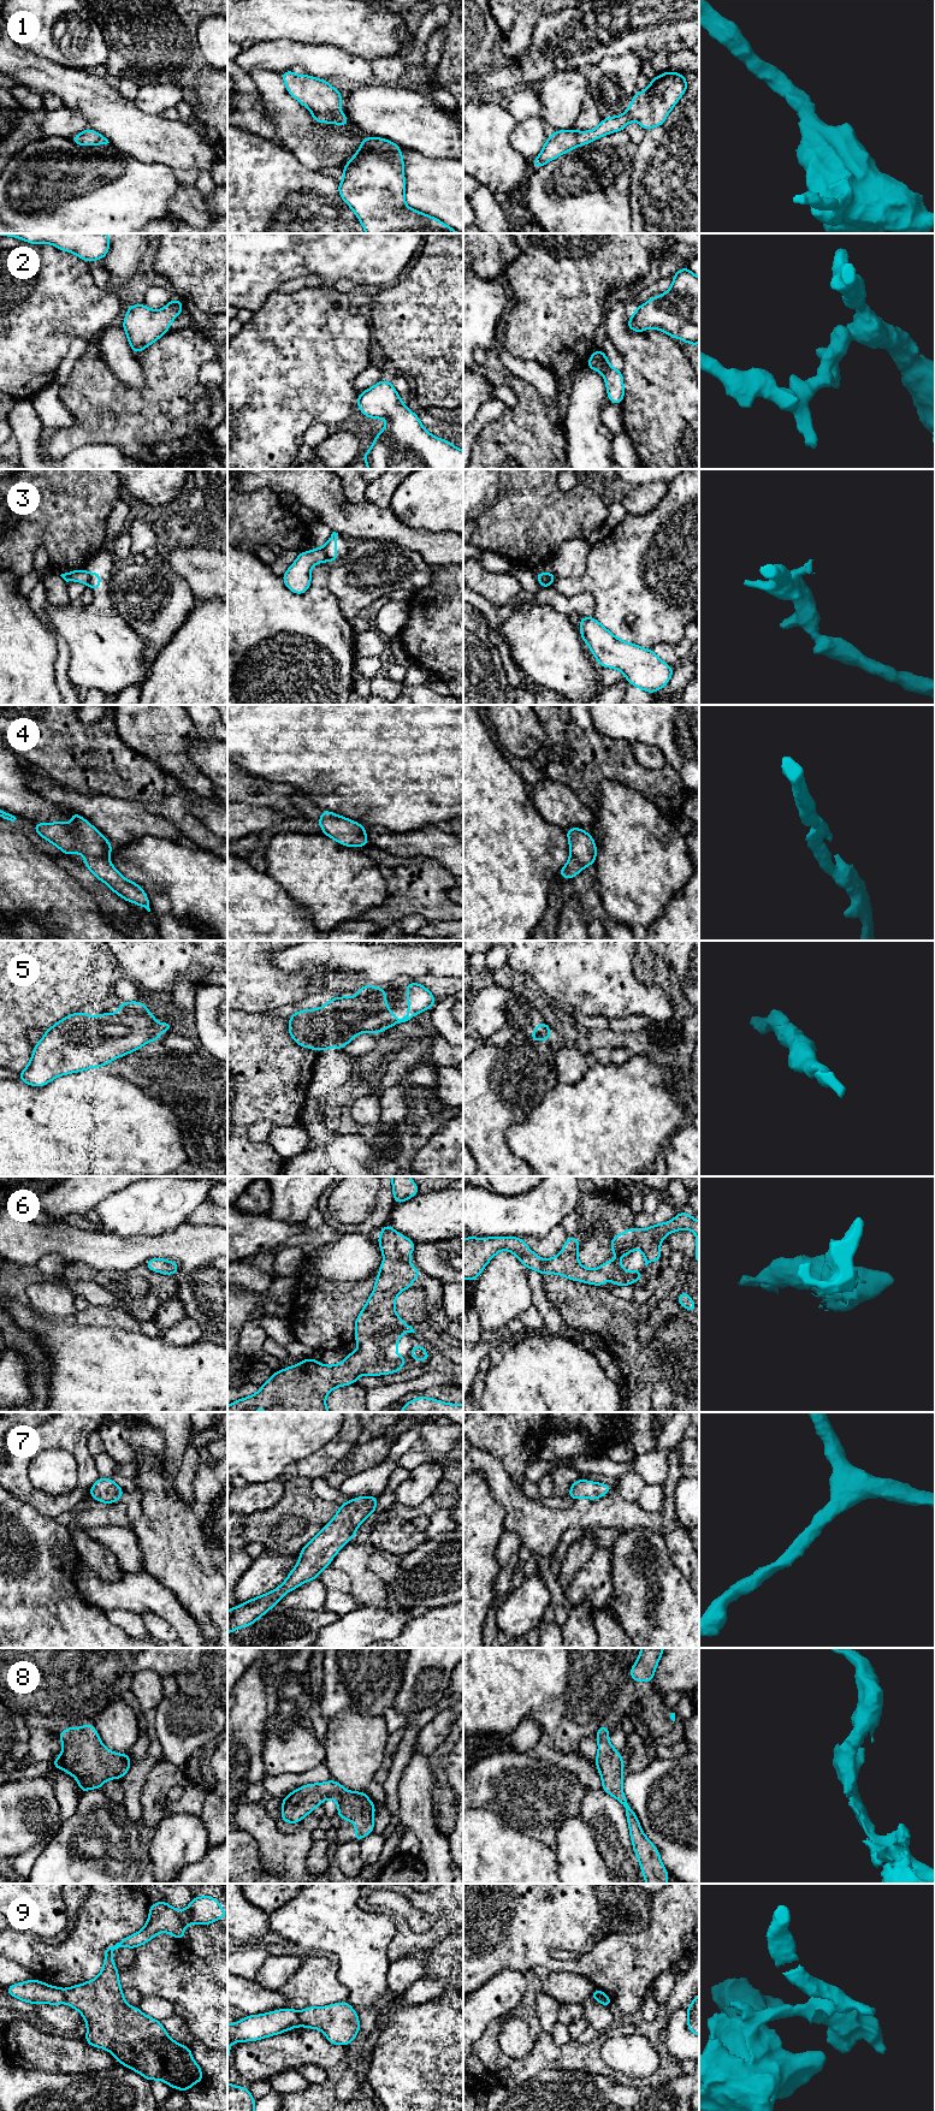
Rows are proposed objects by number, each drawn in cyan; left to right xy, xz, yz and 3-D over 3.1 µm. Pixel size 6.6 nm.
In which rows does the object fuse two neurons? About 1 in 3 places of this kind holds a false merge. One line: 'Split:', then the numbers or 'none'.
Split: 3, 9

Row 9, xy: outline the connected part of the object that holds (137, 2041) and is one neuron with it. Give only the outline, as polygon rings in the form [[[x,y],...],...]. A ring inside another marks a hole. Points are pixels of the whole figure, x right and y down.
[[[209,1896],[193,1898],[185,1910],[176,1909],[165,1901],[150,1904],[144,1927],[105,1951],[103,1968],[96,1979],[64,1990],[65,2003],[79,2011],[85,2020],[88,2030],[85,2042],[110,2051],[118,2063],[135,2070],[148,2081],[158,2079],[171,2088],[187,2092],[191,2086],[205,2080],[200,2065],[191,2057],[190,2046],[172,2040],[160,2021],[146,2016],[140,2008],[132,2008],[126,2003],[112,1953],[119,1947],[136,1949],[161,1932],[167,1932],[184,1941],[184,1928],[188,1925],[207,1926],[226,1916],[227,1913],[220,1907],[219,1899]]]

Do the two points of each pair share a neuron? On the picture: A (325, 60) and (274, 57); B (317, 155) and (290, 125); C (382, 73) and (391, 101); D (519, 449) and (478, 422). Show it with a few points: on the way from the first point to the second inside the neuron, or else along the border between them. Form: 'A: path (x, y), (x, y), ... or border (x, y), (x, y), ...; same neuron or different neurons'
A: path (313, 58), (286, 57); same neuron
B: path (313, 148), (297, 132); same neuron
C: border (374, 81), (389, 84); different neurons
D: border (506, 407), (502, 415), (491, 421), (475, 439); different neurons

